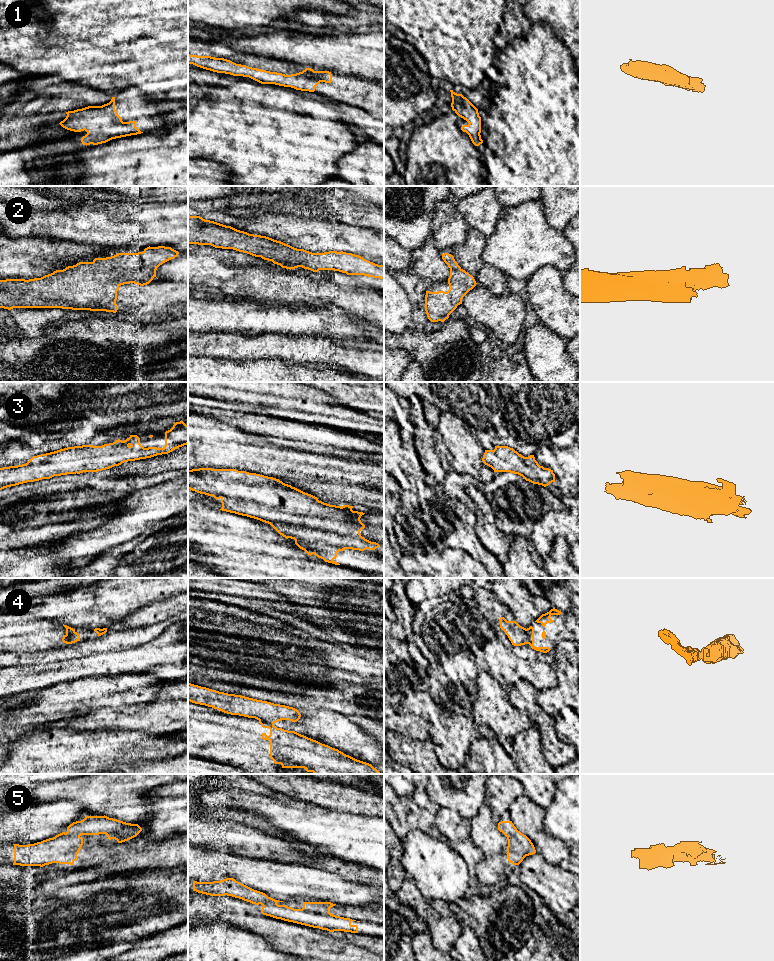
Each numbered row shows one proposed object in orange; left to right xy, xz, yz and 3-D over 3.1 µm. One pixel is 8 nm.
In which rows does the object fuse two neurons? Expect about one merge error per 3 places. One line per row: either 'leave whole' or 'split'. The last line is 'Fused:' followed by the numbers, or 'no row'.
1: leave whole
2: leave whole
3: leave whole
4: split
5: leave whole
Fused: 4

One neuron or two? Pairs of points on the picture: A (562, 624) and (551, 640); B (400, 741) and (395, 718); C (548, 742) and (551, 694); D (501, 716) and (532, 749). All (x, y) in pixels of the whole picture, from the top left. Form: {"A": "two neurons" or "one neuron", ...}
{"A": "one neuron", "B": "two neurons", "C": "two neurons", "D": "two neurons"}

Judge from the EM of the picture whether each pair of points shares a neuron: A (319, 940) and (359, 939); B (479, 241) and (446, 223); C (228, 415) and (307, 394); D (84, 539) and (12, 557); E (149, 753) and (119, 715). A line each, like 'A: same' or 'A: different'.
A: different
B: different
C: different
D: different
E: different

